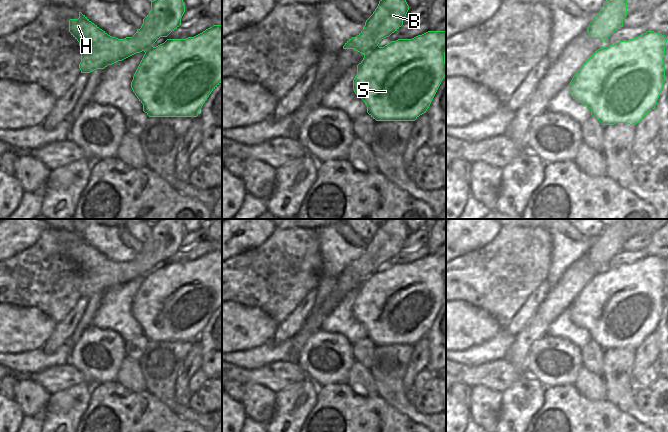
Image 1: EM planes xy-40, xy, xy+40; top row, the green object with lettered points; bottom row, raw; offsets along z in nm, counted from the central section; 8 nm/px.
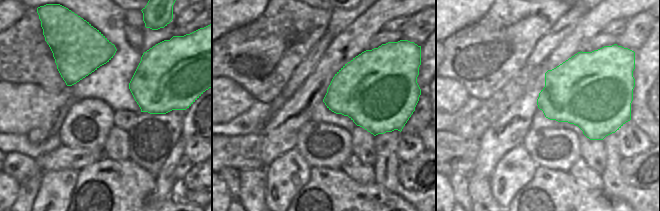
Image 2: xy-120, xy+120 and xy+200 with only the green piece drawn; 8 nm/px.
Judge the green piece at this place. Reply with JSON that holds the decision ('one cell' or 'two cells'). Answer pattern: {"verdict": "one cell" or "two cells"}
{"verdict": "one cell"}

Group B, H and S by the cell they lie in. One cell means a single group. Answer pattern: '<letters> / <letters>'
B H S

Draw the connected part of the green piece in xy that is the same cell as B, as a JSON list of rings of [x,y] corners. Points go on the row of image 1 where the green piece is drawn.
[[[380,0],[373,14],[366,20],[363,30],[343,46],[343,49],[354,49],[364,55],[357,65],[353,90],[365,102],[367,113],[376,121],[415,121],[427,111],[446,75],[446,31],[428,31],[412,39],[398,39],[384,47],[378,46],[382,39],[389,37],[403,25],[408,10],[406,0]]]

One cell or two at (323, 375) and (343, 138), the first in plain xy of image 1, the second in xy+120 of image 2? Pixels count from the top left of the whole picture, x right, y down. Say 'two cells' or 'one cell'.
one cell

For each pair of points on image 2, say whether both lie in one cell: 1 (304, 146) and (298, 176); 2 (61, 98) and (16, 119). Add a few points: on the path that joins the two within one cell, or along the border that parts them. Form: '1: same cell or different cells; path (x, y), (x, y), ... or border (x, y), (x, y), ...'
1: different cells; border (294, 148), (311, 167)
2: same cell; path (50, 104), (42, 107), (27, 108)

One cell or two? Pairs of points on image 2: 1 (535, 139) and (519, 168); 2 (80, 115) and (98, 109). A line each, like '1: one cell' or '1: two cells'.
1: two cells
2: one cell

